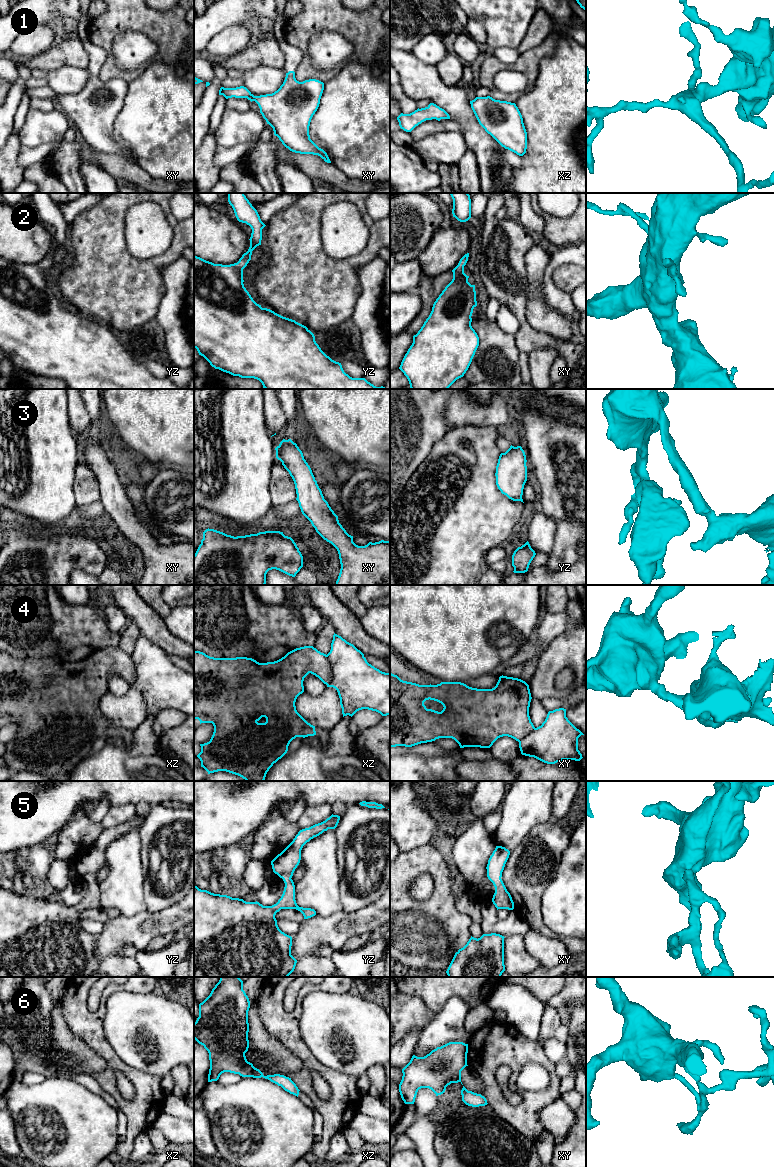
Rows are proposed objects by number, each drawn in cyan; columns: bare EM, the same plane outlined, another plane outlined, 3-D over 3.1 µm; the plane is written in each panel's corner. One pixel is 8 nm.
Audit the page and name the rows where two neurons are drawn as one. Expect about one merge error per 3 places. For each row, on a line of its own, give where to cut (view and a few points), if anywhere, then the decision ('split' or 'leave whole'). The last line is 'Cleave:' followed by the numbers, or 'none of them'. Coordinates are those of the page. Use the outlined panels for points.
1: cut none; leave whole
2: cut yz (237, 262), (242, 269); split
3: cut none; leave whole
4: cut xz (326, 655), (330, 667), (330, 680), (327, 684); split
5: cut none; leave whole
6: cut none; leave whole
Cleave: 2, 4

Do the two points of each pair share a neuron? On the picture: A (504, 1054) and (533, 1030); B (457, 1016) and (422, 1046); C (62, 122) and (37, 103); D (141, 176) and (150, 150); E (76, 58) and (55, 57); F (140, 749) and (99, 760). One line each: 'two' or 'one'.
A: two
B: one
C: two
D: two
E: one
F: two

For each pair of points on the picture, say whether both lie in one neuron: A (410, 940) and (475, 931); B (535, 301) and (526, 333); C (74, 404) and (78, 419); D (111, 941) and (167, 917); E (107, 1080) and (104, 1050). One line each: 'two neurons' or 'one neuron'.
A: two neurons
B: two neurons
C: one neuron
D: one neuron
E: one neuron

